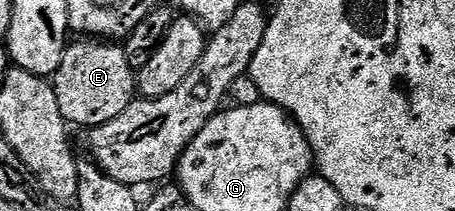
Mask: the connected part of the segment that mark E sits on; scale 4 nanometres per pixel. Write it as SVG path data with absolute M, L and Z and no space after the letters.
M78 39L78 42L71 42L65 51L64 57L61 59L60 69L57 70L56 74L52 77L52 86L54 92L56 93L57 105L60 107L60 113L65 117L68 123L74 123L76 121L78 124L82 125L84 129L89 129L91 127L99 127L101 124L106 124L108 120L114 117L118 117L120 113L126 110L128 105L134 102L137 92L137 76L135 70L130 66L130 62L127 59L126 50L123 46L118 46L112 44L112 41L101 41L98 39Z

